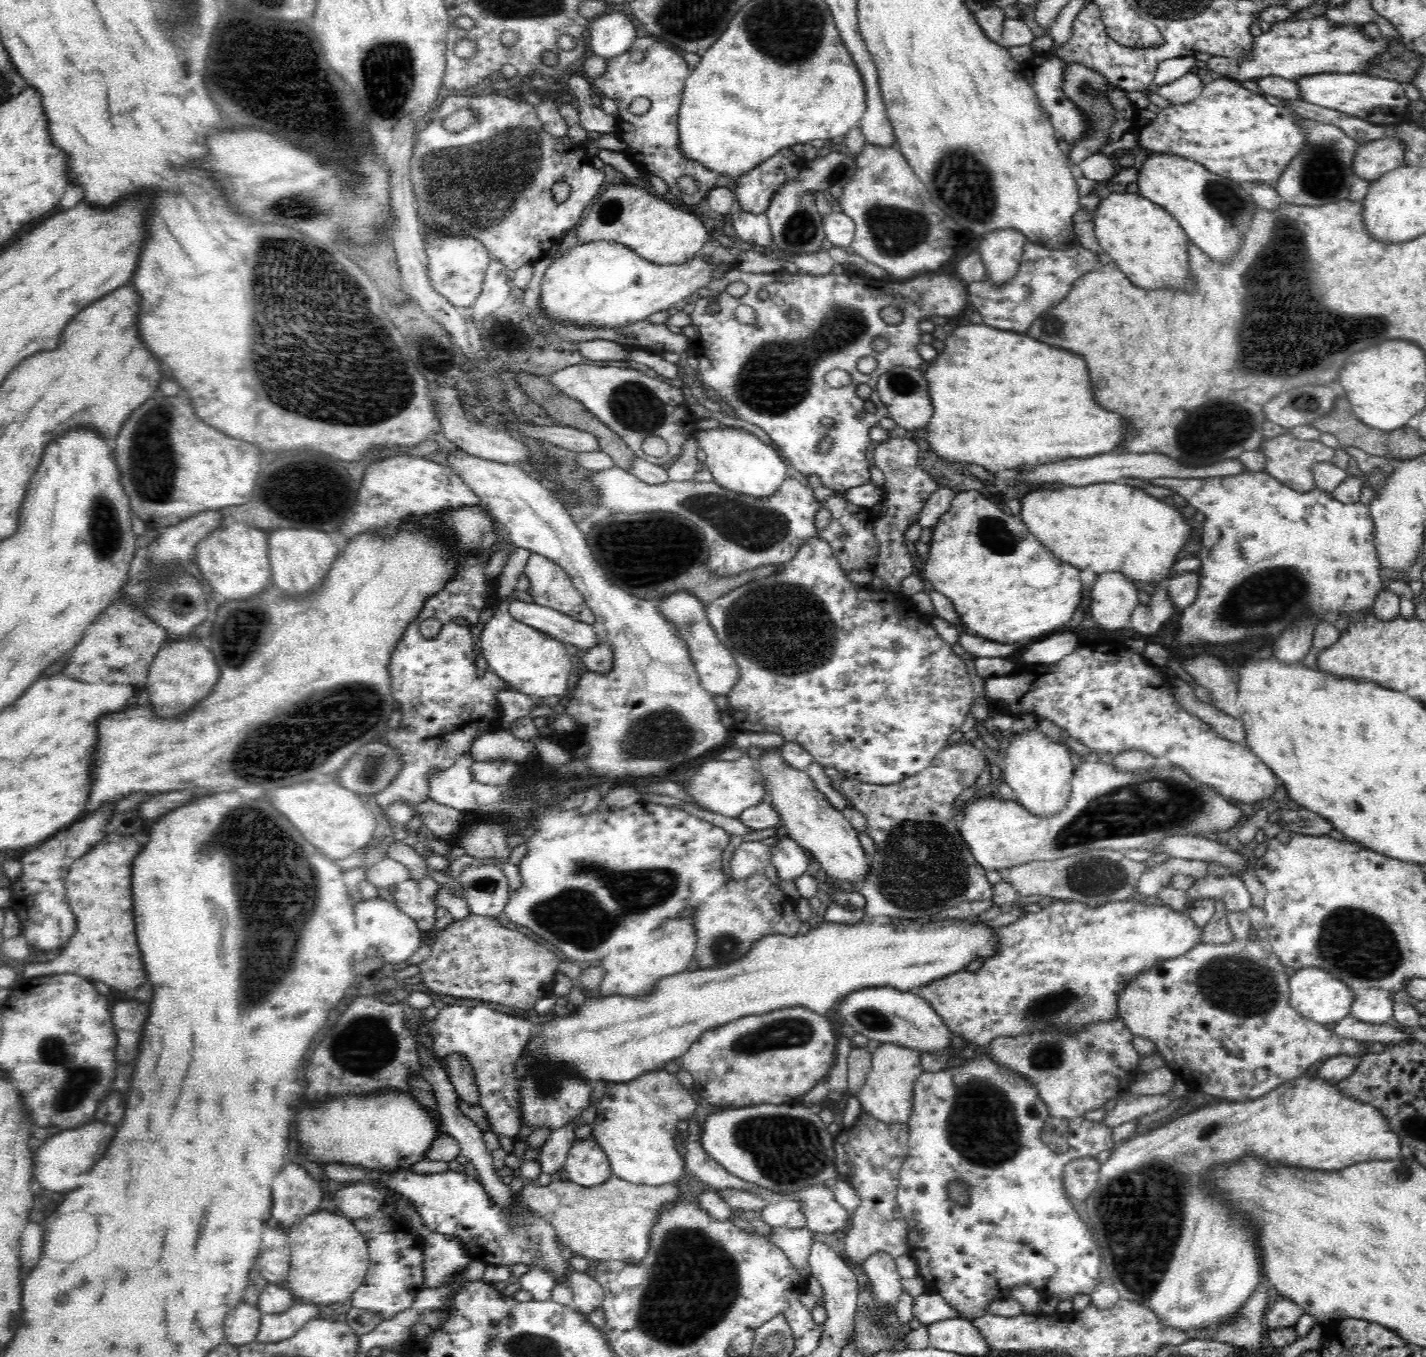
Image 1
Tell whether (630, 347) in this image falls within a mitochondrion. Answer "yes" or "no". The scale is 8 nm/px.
no

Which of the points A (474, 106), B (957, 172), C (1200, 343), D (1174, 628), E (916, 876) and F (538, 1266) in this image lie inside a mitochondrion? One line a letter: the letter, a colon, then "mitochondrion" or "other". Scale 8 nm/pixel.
A: other
B: mitochondrion
C: other
D: other
E: mitochondrion
F: other

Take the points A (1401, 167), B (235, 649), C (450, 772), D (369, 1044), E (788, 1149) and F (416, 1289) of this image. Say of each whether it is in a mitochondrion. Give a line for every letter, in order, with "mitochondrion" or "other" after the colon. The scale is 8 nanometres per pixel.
A: other
B: mitochondrion
C: other
D: mitochondrion
E: mitochondrion
F: other

